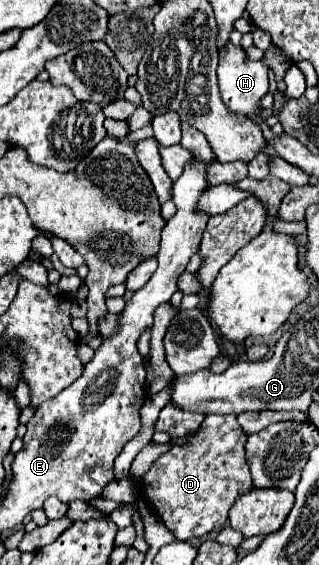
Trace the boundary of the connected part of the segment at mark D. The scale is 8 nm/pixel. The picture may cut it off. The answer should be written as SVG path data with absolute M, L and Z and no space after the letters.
M207 415L193 439L185 445L171 445L141 477L145 497L161 521L175 533L177 541L223 529L237 497L253 489L245 461L245 441L247 435L237 423L237 415Z

